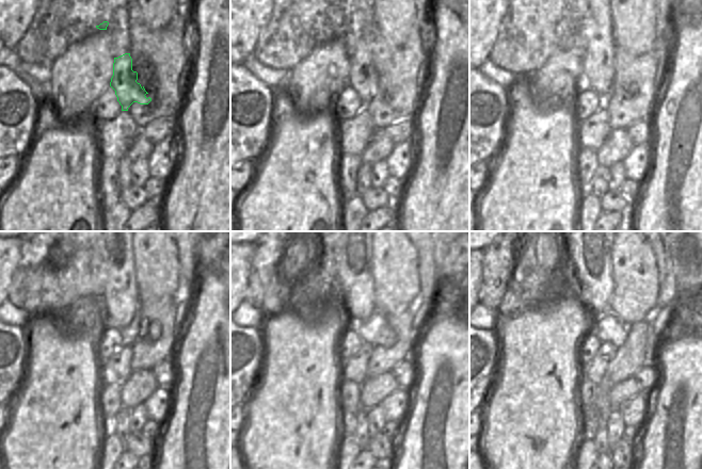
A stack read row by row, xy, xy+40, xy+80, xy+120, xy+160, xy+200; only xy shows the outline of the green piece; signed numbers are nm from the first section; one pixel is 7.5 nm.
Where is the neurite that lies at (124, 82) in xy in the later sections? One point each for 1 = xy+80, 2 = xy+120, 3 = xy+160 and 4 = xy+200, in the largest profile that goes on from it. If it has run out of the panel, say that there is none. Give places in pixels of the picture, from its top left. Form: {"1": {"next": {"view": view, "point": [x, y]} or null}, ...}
{"1": {"next": {"view": "xy+80", "point": [597, 45]}}, "2": {"next": {"view": "xy+120", "point": [120, 301]}}, "3": {"next": {"view": "xy+160", "point": [357, 294]}}, "4": {"next": {"view": "xy+200", "point": [592, 273]}}}

